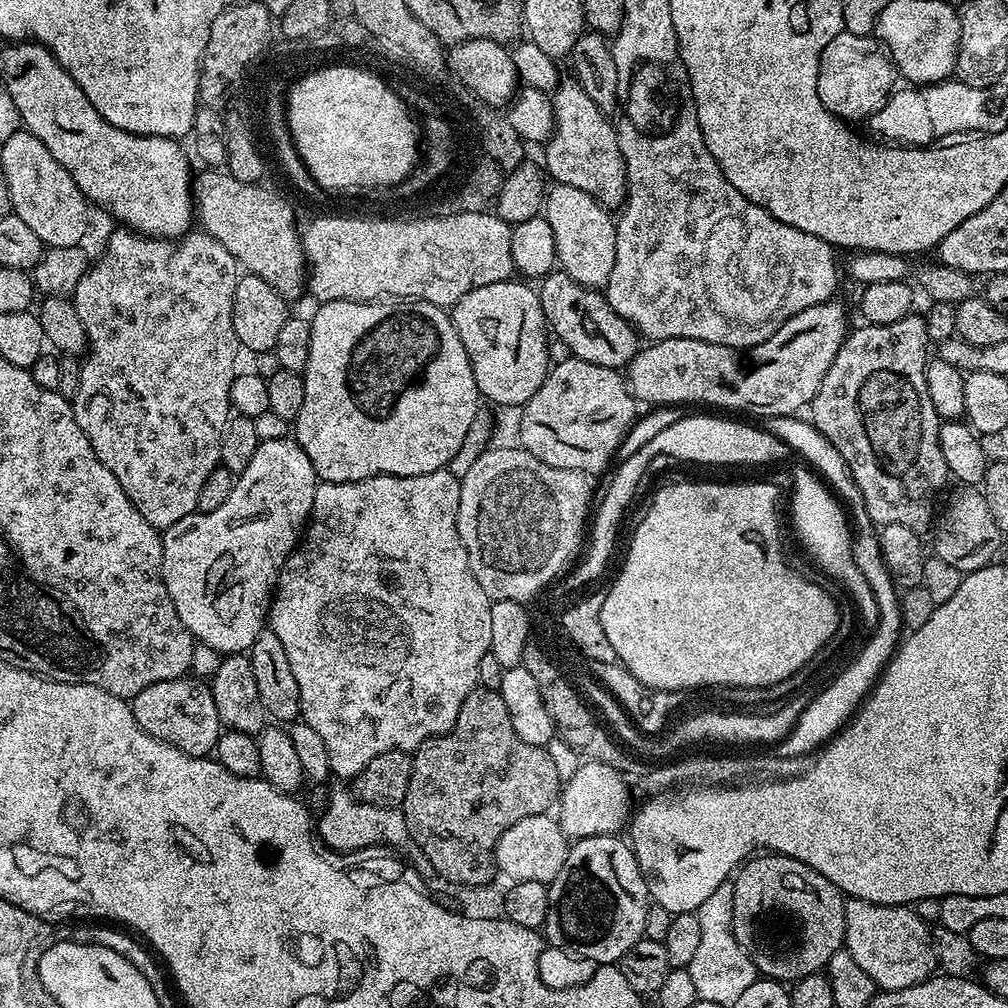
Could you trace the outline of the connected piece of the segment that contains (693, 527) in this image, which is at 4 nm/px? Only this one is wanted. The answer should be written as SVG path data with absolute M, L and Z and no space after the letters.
M668 484L658 489L648 513L641 518L632 536L628 557L602 602L602 630L606 630L606 638L610 638L610 646L614 646L617 661L628 668L638 682L655 688L660 694L680 692L683 688L739 690L774 686L814 660L815 655L837 635L836 627L839 624L840 608L835 598L822 585L799 576L784 557L784 544L780 541L780 516L776 513L776 488L772 484Z

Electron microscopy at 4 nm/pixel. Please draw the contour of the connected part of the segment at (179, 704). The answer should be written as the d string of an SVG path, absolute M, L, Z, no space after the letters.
M179 676L177 680L154 682L150 686L146 686L146 690L131 697L130 703L138 726L142 726L142 730L146 730L146 734L150 734L191 756L208 756L215 749L222 725L218 718L218 709L214 706L212 689L203 679Z

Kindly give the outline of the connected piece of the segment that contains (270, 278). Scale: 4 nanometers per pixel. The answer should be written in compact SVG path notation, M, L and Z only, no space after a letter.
M204 170L194 180L194 212L203 231L210 233L230 254L245 273L262 278L278 290L284 299L295 302L306 288L306 261L301 229L296 228L296 212L276 192L263 188L263 183L242 182L226 170Z

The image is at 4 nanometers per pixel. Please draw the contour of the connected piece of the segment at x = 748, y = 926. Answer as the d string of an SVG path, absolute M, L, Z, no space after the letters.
M756 854L735 873L732 884L734 890L733 936L737 939L738 945L742 950L753 960L757 973L761 977L781 982L795 982L803 978L803 976L815 976L821 970L827 969L830 958L834 958L834 954L844 948L844 935L846 934L846 910L844 909L844 901L846 897L838 886L834 886L830 882L830 878L818 874L818 870L814 870L810 866L806 866L789 856Z

